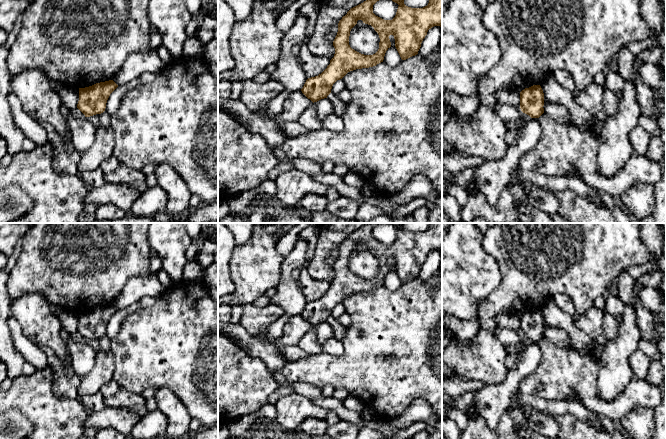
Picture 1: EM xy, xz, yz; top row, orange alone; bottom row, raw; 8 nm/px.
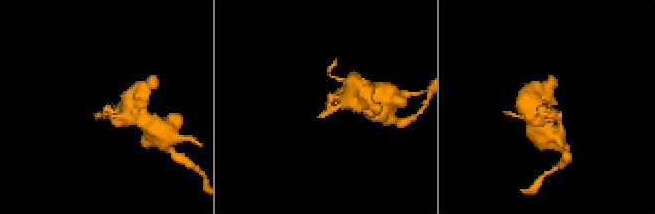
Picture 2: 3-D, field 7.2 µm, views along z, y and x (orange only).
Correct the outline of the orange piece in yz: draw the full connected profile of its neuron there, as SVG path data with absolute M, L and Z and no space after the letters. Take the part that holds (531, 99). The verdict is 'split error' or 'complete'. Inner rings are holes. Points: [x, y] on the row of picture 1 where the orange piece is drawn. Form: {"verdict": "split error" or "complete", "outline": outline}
{"verdict": "complete", "outline": "M533 85L520 92L520 109L531 118L544 113L544 93L540 85Z"}

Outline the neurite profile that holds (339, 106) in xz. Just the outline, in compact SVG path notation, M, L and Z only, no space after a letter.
M332 92L327 96L327 98L334 105L334 114L342 116L346 110L347 104L339 98L338 94Z

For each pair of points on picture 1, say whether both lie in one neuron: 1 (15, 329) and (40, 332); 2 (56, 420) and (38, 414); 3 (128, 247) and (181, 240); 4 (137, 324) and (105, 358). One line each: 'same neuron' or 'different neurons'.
1: different neurons
2: same neuron
3: different neurons
4: different neurons

